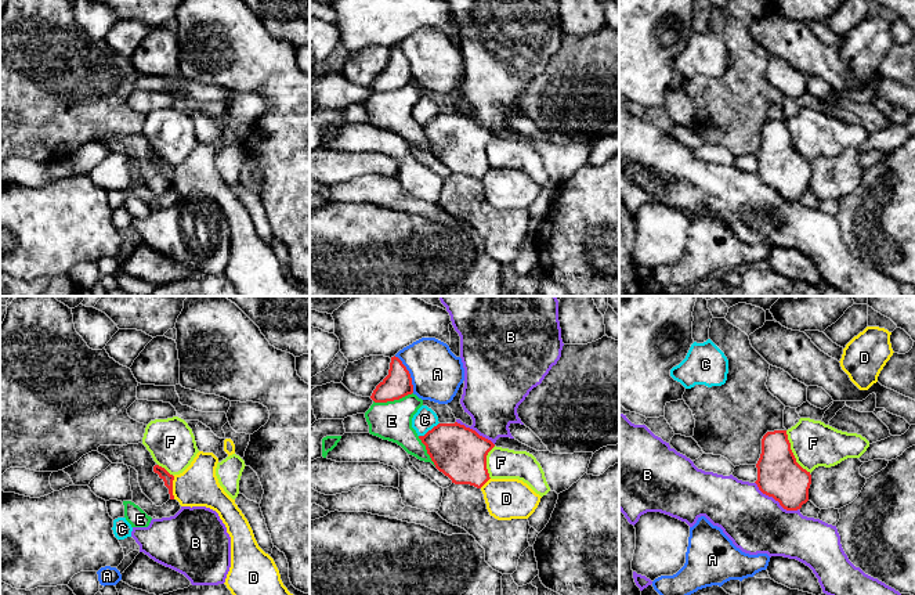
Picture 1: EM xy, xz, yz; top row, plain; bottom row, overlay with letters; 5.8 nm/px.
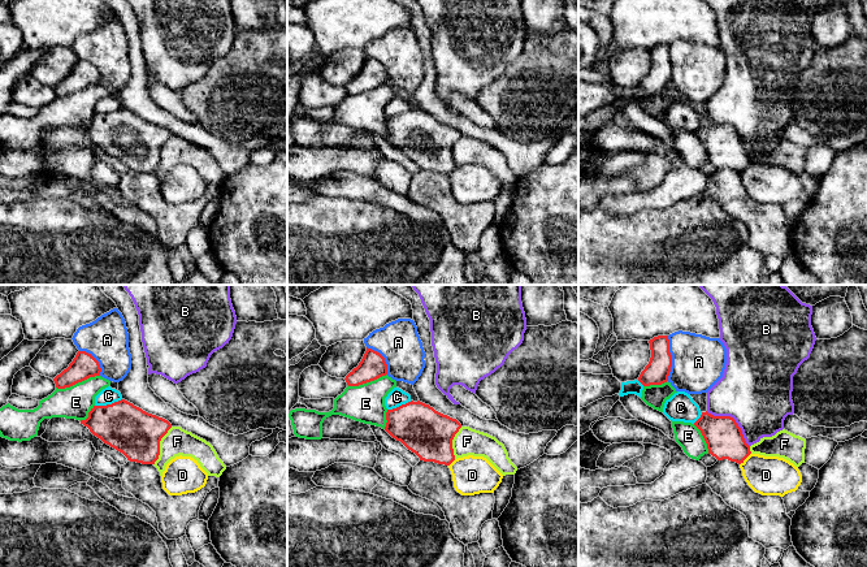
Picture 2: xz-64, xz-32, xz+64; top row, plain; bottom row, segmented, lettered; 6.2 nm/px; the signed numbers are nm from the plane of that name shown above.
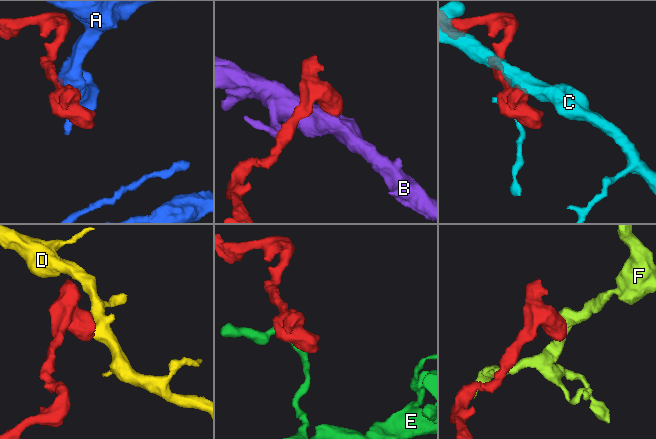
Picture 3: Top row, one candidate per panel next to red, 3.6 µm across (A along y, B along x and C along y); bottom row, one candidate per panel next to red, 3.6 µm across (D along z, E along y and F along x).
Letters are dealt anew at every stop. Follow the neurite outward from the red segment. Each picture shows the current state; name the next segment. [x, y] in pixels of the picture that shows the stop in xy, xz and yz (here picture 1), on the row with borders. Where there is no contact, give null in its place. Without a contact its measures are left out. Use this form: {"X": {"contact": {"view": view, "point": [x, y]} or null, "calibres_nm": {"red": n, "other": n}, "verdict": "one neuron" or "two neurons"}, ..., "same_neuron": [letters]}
{"A": {"contact": {"view": "xz", "point": [409, 374]}, "calibres_nm": {"red": 160, "other": 300}, "verdict": "two neurons"}, "B": {"contact": {"view": "yz", "point": [776, 500]}, "calibres_nm": {"red": 260, "other": 360}, "verdict": "two neurons"}, "C": {"contact": {"view": "xz", "point": [429, 431]}, "calibres_nm": {"red": 300, "other": 140}, "verdict": "two neurons"}, "D": {"contact": {"view": "xy", "point": [172, 487]}, "calibres_nm": {"red": 60, "other": 240}, "verdict": "two neurons"}, "E": {"contact": {"view": "xz", "point": [393, 400]}, "calibres_nm": {"red": 160, "other": 220}, "verdict": "two neurons"}, "F": {"contact": {"view": "yz", "point": [792, 453]}, "calibres_nm": {"red": 260, "other": 260}, "verdict": "two neurons"}, "same_neuron": []}

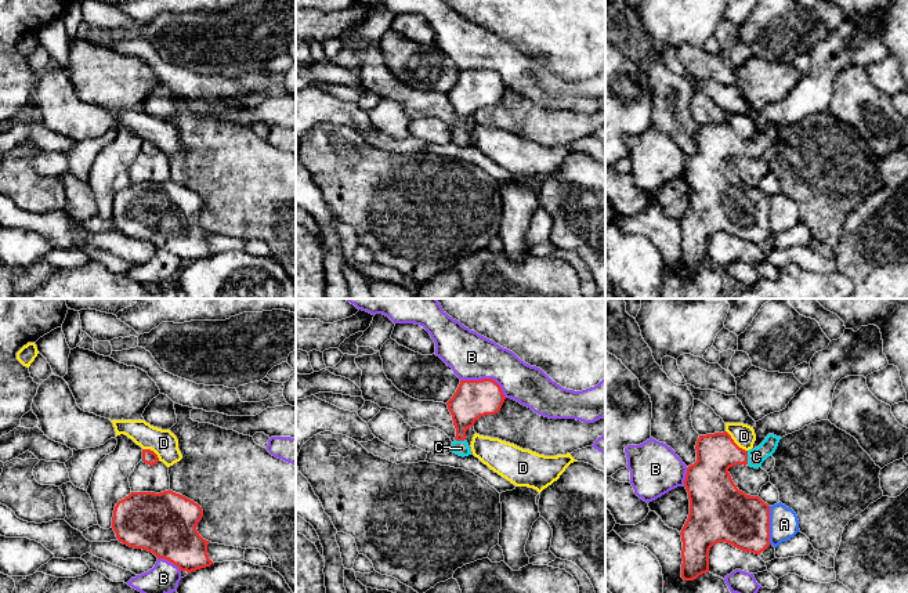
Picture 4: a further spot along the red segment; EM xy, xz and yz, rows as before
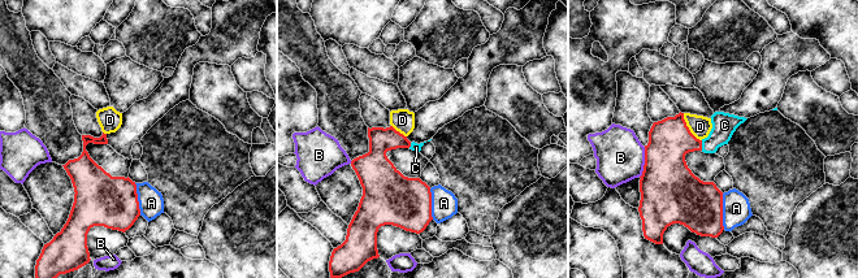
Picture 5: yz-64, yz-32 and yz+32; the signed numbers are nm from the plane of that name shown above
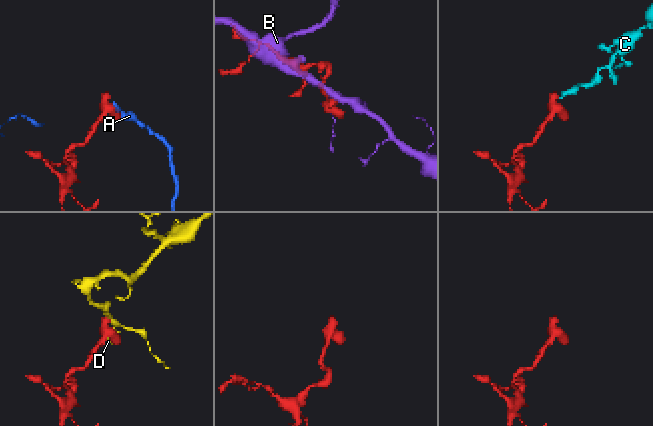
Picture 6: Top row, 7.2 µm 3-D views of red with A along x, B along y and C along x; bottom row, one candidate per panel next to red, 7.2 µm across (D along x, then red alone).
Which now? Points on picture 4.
{"A": {"contact": {"view": "yz", "point": [769, 525]}, "calibres_nm": {"red": 320, "other": 170}, "verdict": "two neurons"}, "B": {"contact": {"view": "xz", "point": [485, 379]}, "calibres_nm": {"red": 220, "other": 280}, "verdict": "two neurons"}, "C": {"contact": {"view": "yz", "point": [746, 458]}, "calibres_nm": {"red": 240, "other": 100}, "verdict": "one neuron"}, "D": {"contact": {"view": "yz", "point": [734, 443]}, "calibres_nm": {"red": 240, "other": 130}, "verdict": "two neurons"}, "same_neuron": ["C"]}

